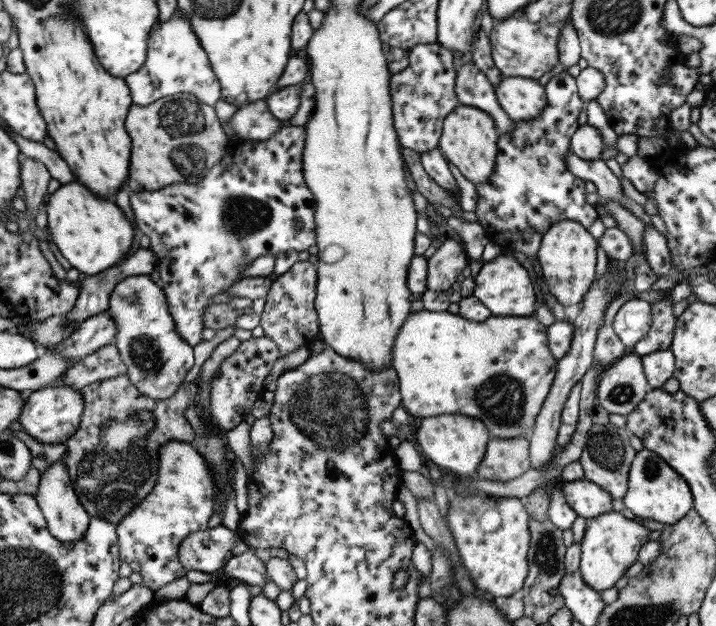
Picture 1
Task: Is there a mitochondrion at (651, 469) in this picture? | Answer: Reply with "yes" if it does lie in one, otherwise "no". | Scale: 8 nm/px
yes

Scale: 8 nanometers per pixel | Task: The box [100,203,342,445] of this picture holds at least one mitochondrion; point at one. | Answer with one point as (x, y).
(145, 353)

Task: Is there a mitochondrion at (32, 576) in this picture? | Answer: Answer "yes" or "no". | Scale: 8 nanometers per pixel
yes

